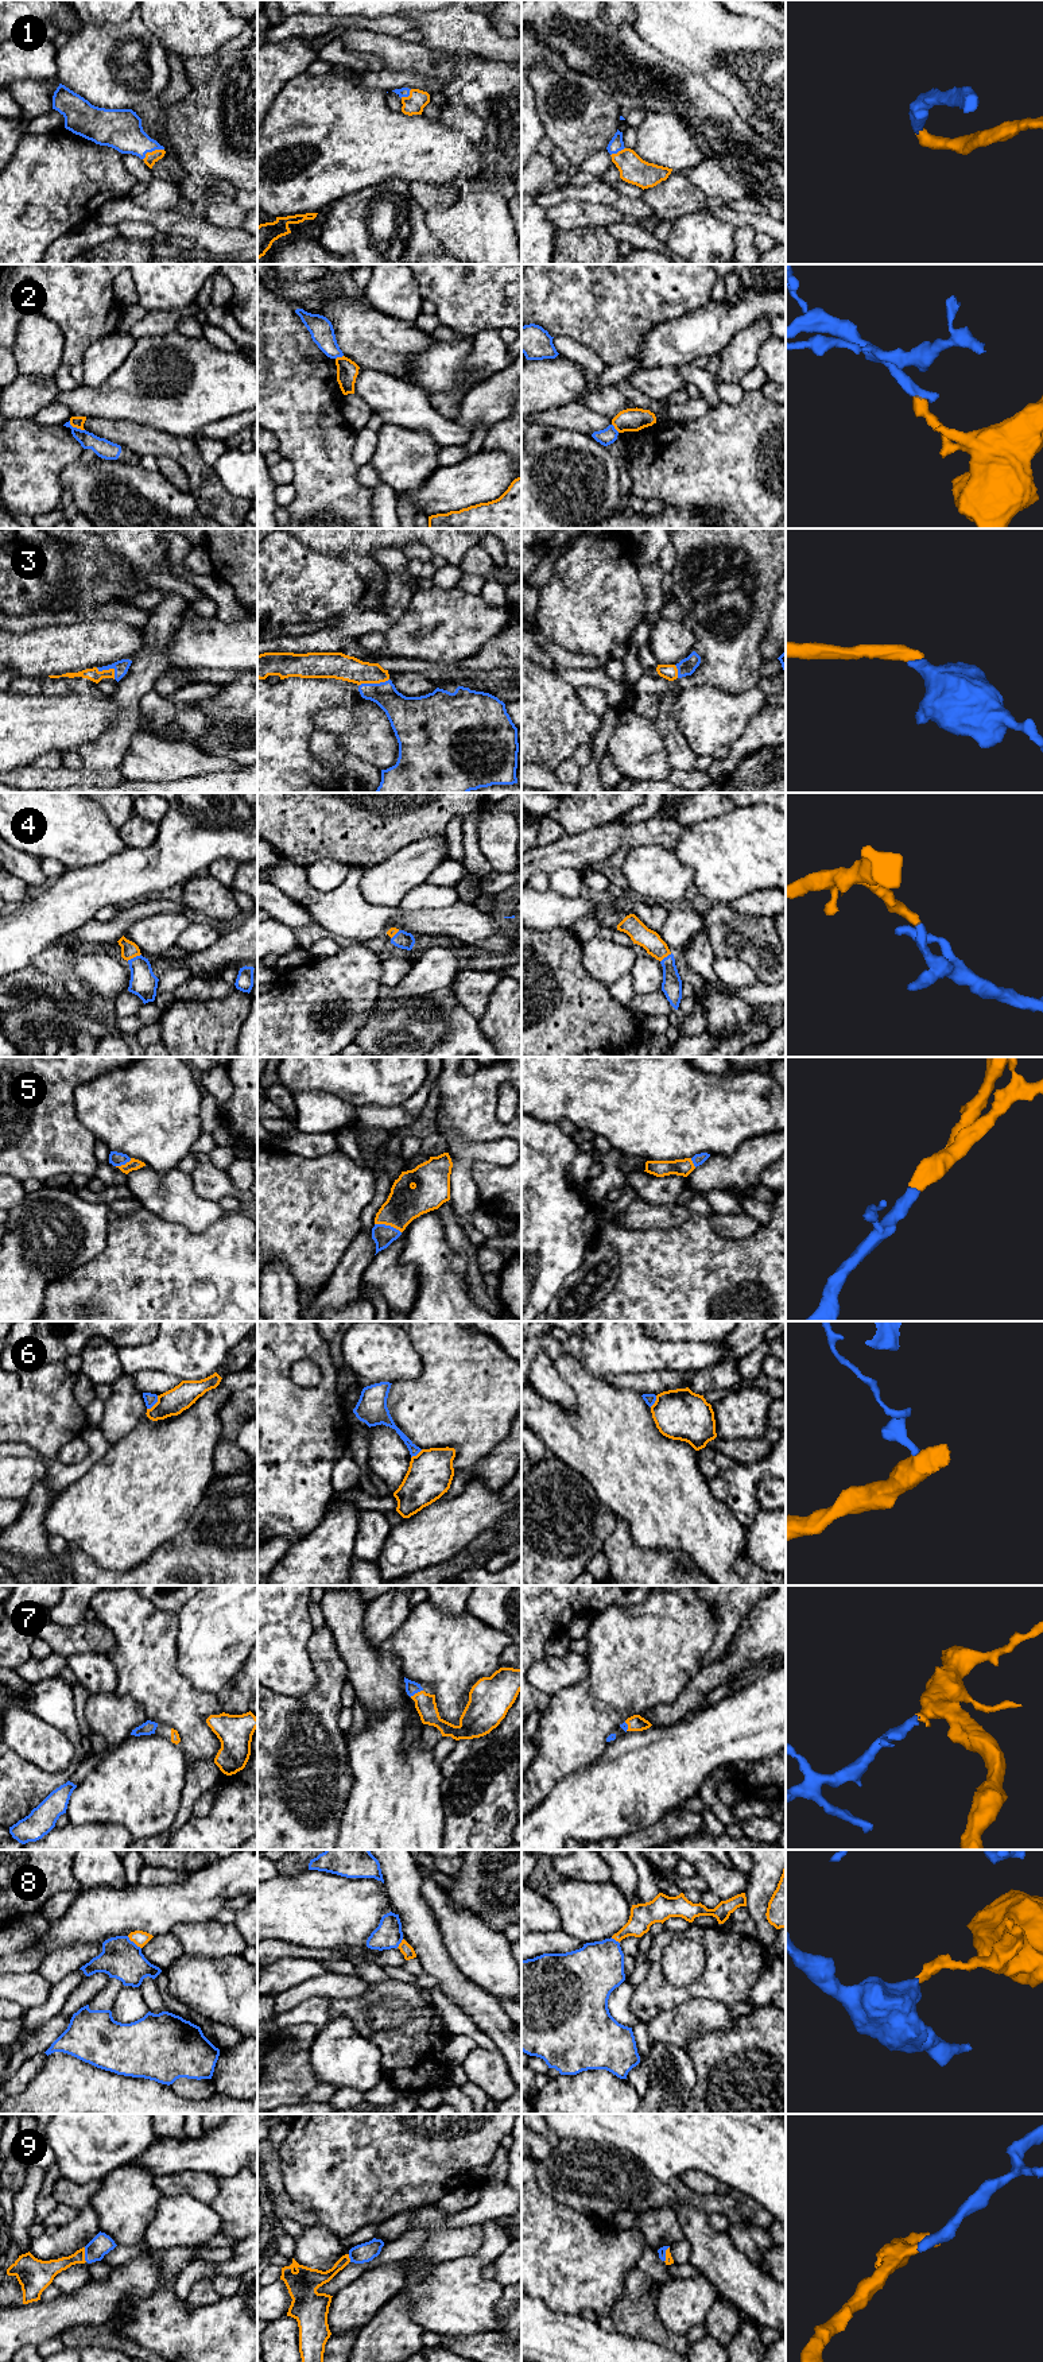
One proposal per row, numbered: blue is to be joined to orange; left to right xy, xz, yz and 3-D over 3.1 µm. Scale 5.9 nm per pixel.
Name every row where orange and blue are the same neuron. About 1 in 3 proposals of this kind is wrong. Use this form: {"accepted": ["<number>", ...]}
{"accepted": ["1", "3", "4", "5", "7", "9"]}

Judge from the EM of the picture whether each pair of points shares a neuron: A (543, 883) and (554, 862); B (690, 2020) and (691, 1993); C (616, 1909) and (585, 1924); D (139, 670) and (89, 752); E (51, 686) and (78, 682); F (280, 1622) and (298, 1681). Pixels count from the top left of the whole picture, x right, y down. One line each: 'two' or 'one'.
A: two
B: two
C: one
D: one
E: one
F: one

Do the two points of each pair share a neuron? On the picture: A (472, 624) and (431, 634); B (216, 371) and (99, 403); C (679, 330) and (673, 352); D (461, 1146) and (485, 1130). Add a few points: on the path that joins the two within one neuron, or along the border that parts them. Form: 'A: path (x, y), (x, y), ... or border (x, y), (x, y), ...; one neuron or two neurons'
A: path (462, 624), (441, 626); one neuron
B: path (186, 397), (178, 401), (128, 401); one neuron
C: path (679, 336), (679, 340), (673, 347); one neuron
D: border (448, 1118), (466, 1139), (500, 1139); two neurons

